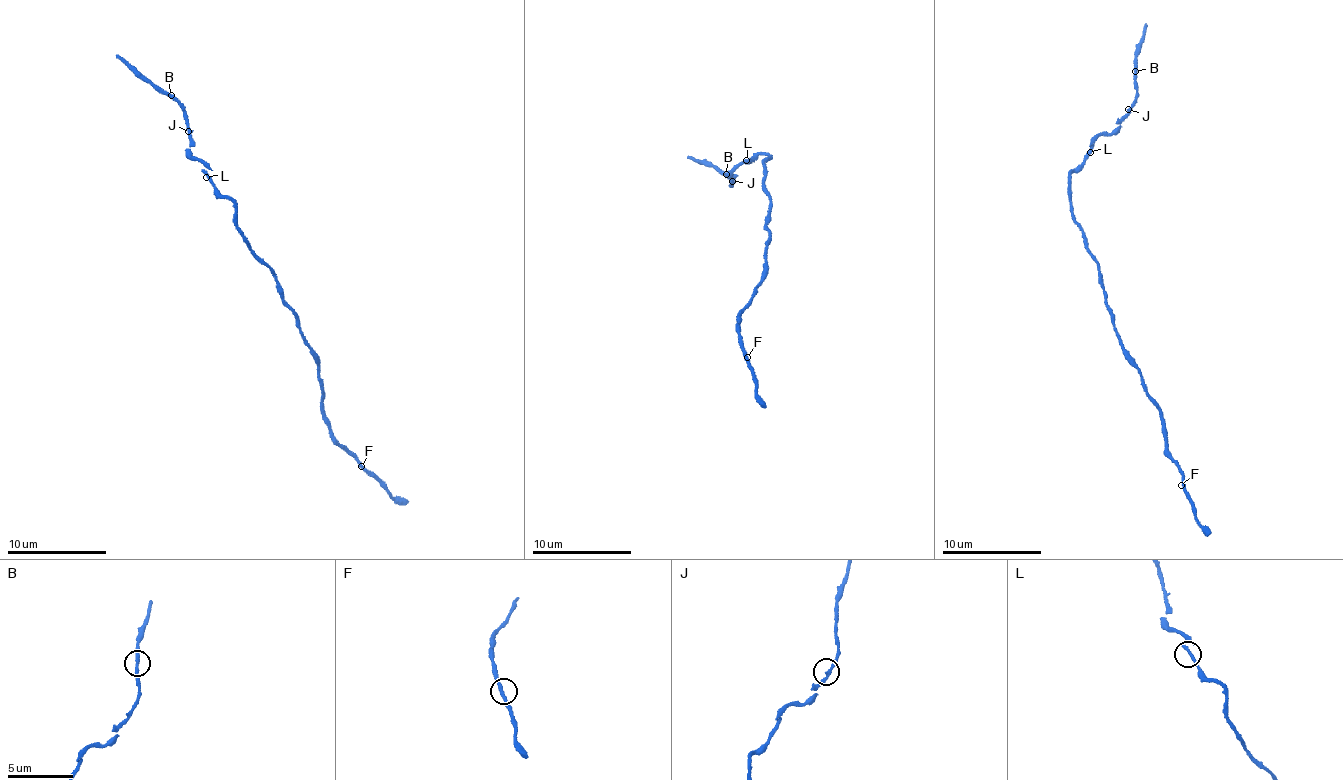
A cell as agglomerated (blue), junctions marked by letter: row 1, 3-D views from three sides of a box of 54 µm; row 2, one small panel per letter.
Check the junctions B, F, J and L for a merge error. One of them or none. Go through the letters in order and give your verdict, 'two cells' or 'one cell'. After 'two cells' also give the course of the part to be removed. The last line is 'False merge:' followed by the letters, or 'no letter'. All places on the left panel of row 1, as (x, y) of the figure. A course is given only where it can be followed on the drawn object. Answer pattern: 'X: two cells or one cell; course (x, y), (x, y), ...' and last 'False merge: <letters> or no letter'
B: one cell
F: one cell
J: one cell
L: one cell
False merge: no letter

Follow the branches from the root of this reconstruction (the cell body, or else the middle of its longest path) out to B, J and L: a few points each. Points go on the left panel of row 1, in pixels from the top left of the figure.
B: (275, 278), (236, 227), (236, 205), (221, 197), (194, 159), (184, 107), (170, 95)
J: (275, 278), (274, 269), (254, 254), (236, 227), (236, 205), (221, 197), (203, 163), (194, 159), (188, 131)
L: (275, 278), (274, 269), (254, 254), (236, 227), (236, 205), (226, 197), (219, 197), (206, 177)

